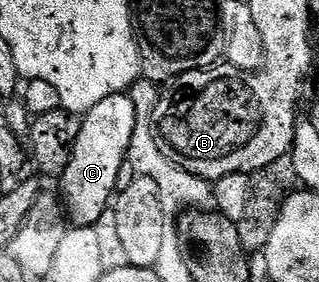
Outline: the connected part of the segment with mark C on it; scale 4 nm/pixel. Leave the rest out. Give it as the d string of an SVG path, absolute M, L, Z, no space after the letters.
M124 92L103 98L82 117L79 136L75 142L67 170L59 178L59 199L66 219L72 227L94 227L102 214L110 211L114 199L116 178L127 162L131 134L135 130L137 111L133 99Z

